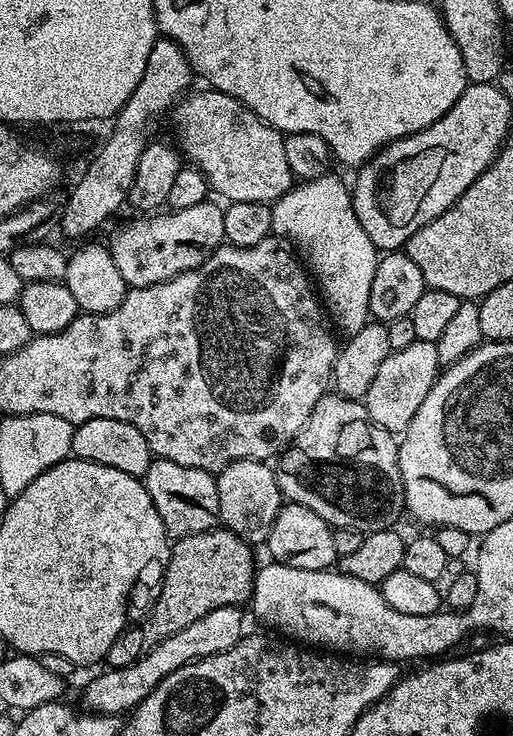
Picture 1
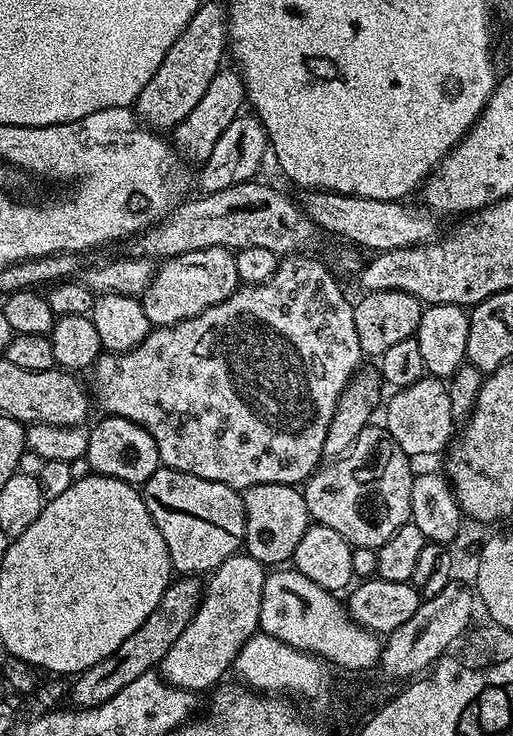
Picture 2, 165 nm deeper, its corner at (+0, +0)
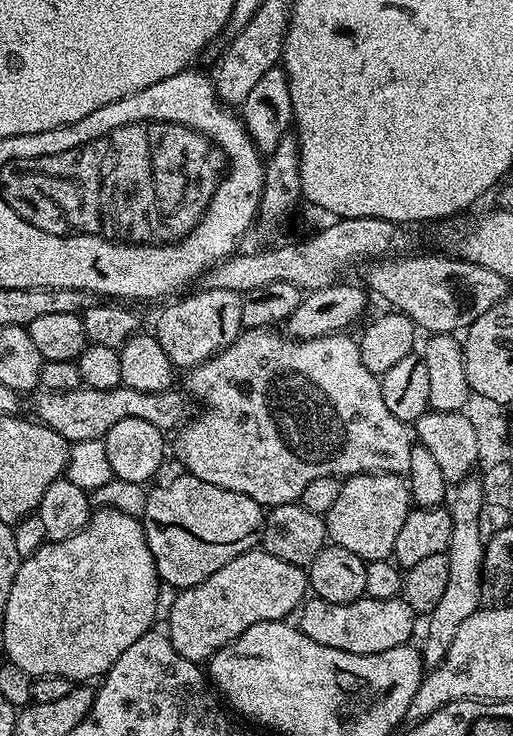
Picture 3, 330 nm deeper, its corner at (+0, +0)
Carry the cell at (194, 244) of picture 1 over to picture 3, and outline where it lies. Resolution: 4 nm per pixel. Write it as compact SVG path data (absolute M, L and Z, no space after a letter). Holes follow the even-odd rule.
M207 286L201 288L201 292L196 292L193 296L185 295L183 298L165 303L165 308L156 320L155 338L162 346L162 350L166 350L170 362L177 369L191 370L206 362L211 356L217 356L240 337L244 328L244 302L241 293ZM184 298L185 300L180 300Z

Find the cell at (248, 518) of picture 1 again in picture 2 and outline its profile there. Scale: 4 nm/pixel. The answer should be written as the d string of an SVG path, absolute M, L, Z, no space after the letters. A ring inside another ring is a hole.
M259 484L243 489L242 495L246 514L243 547L247 555L265 566L287 565L310 523L303 491L291 484Z

